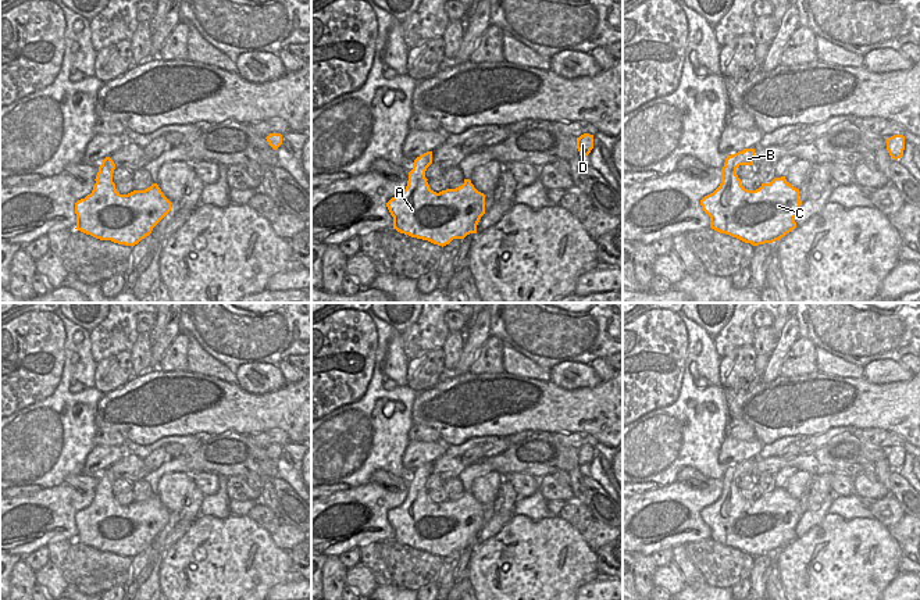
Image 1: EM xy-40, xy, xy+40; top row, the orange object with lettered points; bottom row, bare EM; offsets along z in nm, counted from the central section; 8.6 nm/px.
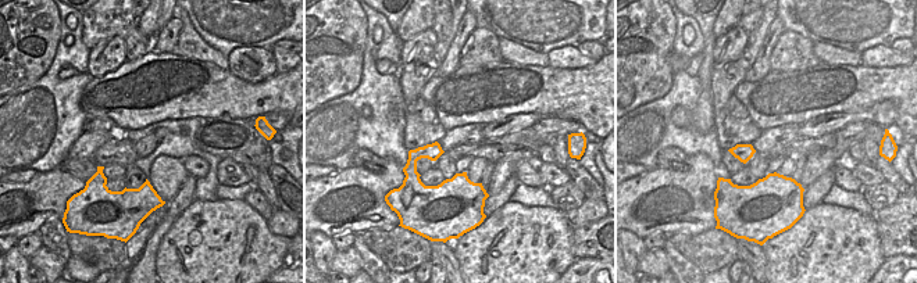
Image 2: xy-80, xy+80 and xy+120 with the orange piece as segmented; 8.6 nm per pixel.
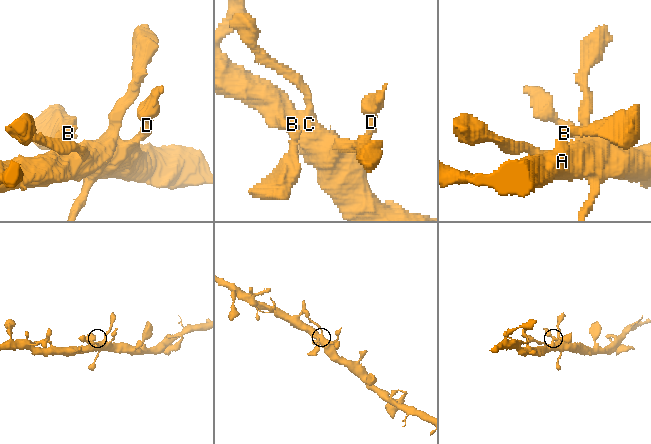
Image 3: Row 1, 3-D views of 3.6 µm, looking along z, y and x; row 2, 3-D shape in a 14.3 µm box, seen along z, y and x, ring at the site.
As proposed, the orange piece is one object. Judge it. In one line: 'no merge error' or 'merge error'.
no merge error

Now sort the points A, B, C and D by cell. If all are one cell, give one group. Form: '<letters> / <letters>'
A B C D

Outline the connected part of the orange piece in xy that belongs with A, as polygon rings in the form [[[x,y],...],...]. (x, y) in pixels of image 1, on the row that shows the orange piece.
[[[432,151],[417,157],[406,189],[392,197],[386,207],[393,217],[393,229],[443,247],[453,239],[477,233],[477,225],[485,214],[485,194],[470,179],[456,189],[431,190],[425,178],[431,164]]]

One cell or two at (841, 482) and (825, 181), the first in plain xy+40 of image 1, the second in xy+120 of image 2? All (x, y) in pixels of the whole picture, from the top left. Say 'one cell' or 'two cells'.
two cells

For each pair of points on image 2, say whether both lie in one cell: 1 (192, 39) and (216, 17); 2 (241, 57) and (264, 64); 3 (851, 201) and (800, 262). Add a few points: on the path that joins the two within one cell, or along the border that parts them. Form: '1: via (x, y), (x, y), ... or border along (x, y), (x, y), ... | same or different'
1: border along (186, 14), (195, 31), (222, 56) | different
2: via (246, 63), (259, 67) | same
3: border along (821, 201), (874, 215) | different

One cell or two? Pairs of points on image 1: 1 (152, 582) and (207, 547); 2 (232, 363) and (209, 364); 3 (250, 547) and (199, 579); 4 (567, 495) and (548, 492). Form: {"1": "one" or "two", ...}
{"1": "two", "2": "two", "3": "one", "4": "one"}

